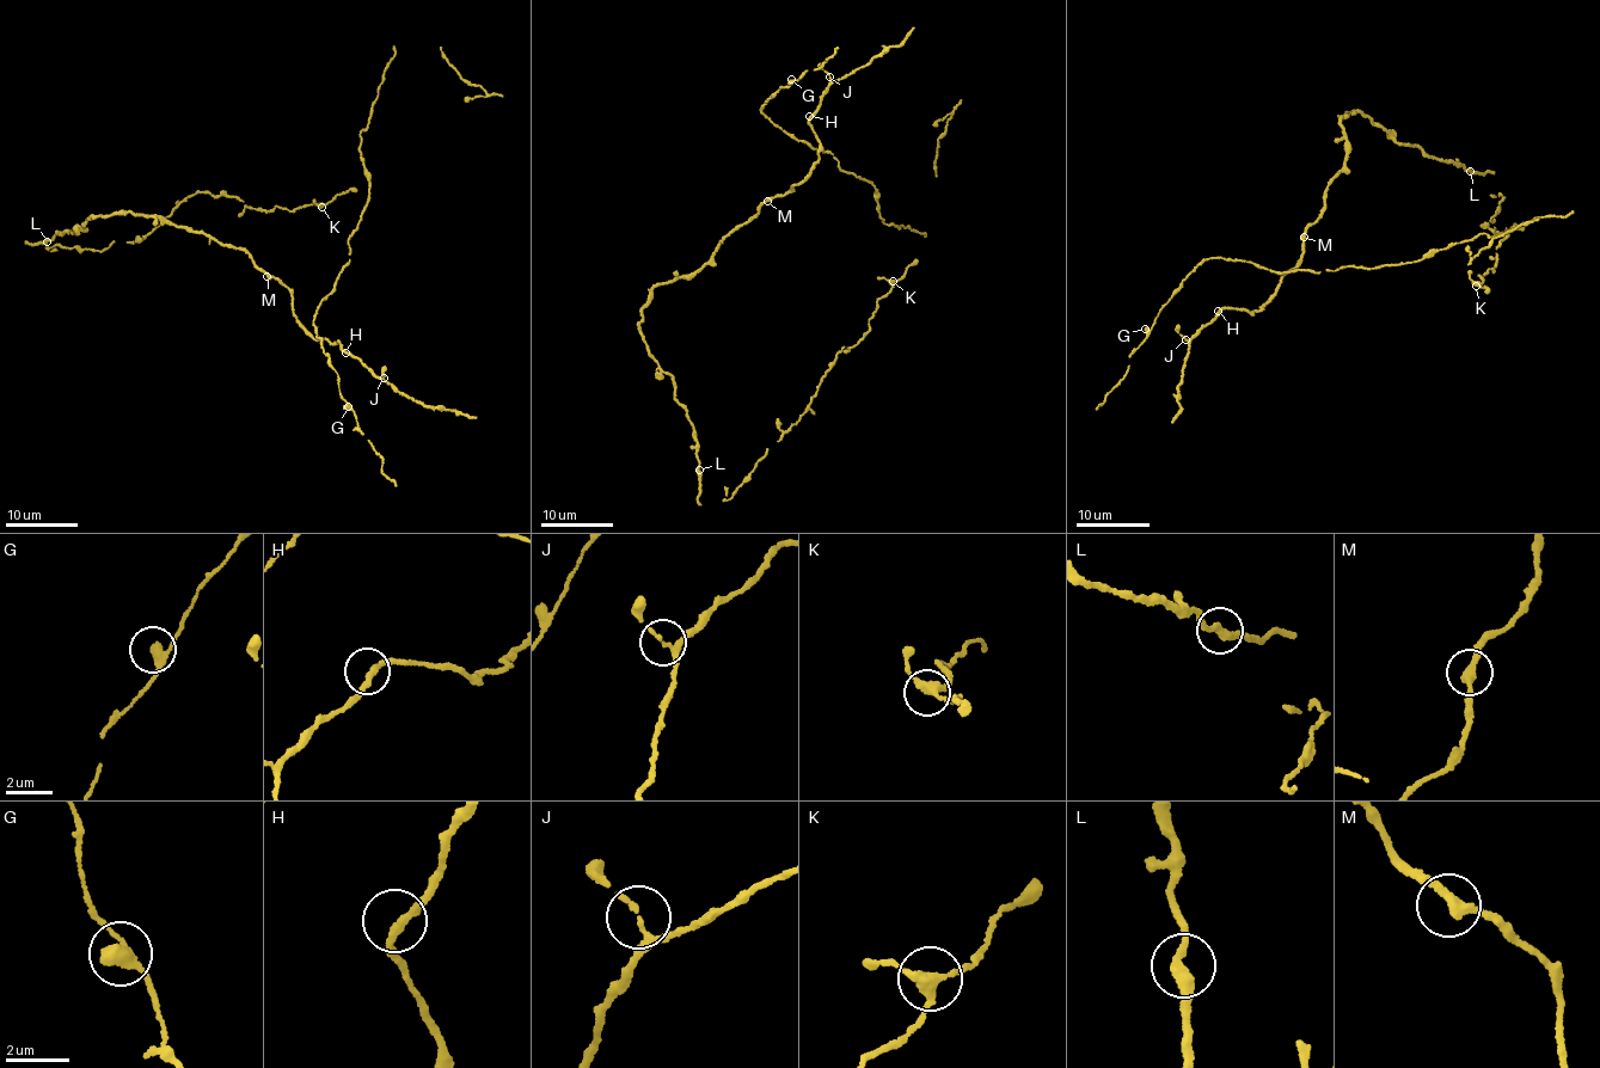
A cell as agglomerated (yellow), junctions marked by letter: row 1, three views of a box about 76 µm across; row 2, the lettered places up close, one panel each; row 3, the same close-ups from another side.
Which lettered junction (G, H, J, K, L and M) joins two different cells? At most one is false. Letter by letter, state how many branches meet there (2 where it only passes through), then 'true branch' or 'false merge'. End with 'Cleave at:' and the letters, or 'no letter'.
G: 2 | true branch
H: 2 | true branch
J: 3 | true branch
K: 3 | true branch
L: 2 | true branch
M: 2 | true branch
Cleave at: no letter

